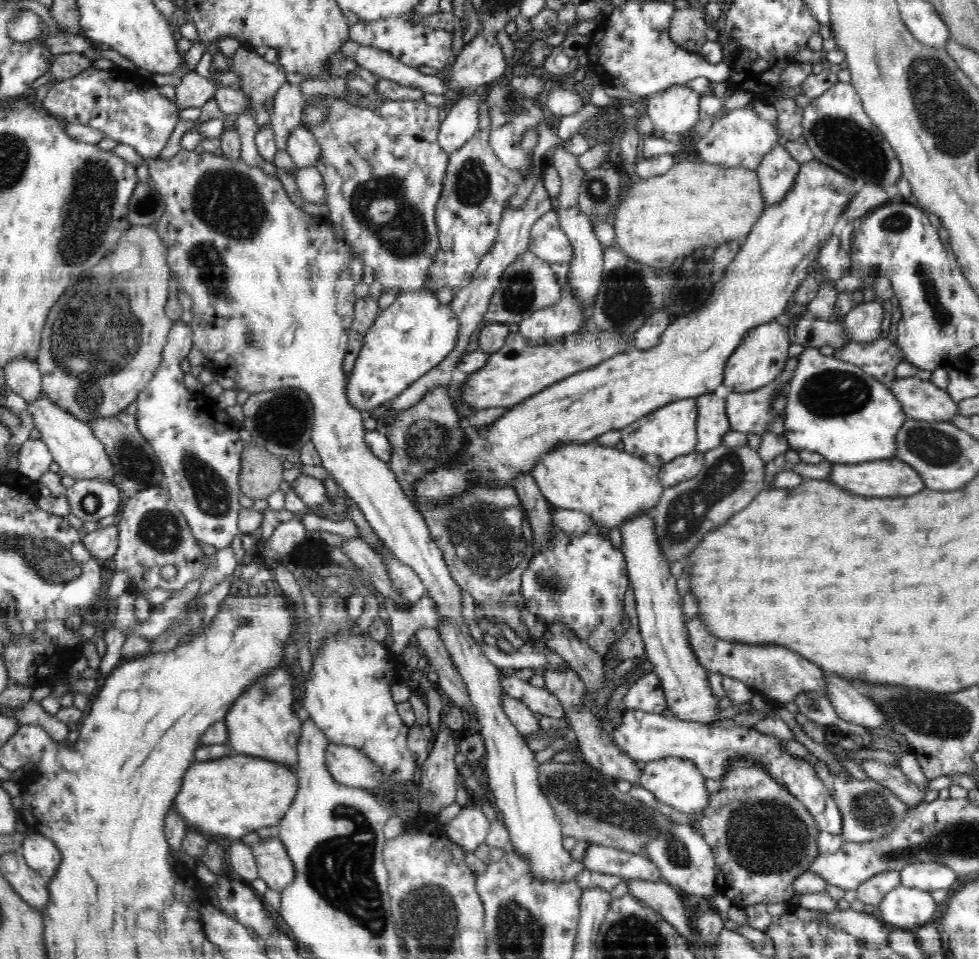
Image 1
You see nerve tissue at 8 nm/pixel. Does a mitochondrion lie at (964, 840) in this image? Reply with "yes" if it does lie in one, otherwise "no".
yes

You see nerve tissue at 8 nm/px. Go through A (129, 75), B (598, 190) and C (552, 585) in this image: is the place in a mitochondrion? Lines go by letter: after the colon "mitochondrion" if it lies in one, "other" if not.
A: other
B: mitochondrion
C: mitochondrion

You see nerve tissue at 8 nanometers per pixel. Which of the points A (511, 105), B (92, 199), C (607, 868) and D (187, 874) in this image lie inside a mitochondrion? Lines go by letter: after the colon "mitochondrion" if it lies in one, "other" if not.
A: mitochondrion
B: mitochondrion
C: other
D: other

